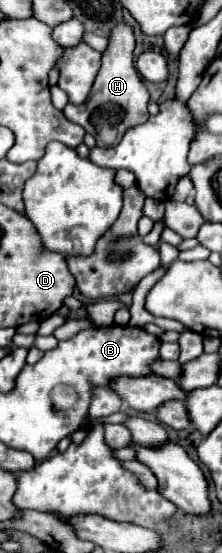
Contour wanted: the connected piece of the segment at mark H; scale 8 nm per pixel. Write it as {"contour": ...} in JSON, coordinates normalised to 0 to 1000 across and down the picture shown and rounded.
{"contour":[[[545,38],[491,60],[491,81],[464,96],[464,118],[446,125],[401,179],[374,190],[302,186],[302,193],[284,197],[293,212],[365,226],[392,241],[410,241],[437,251],[446,266],[518,262],[554,248],[554,241],[572,241],[572,233],[599,233],[608,226],[644,226],[671,215],[671,201],[662,201],[671,165],[653,161],[644,146],[626,143],[599,121],[599,89],[608,89],[599,49]]]}

